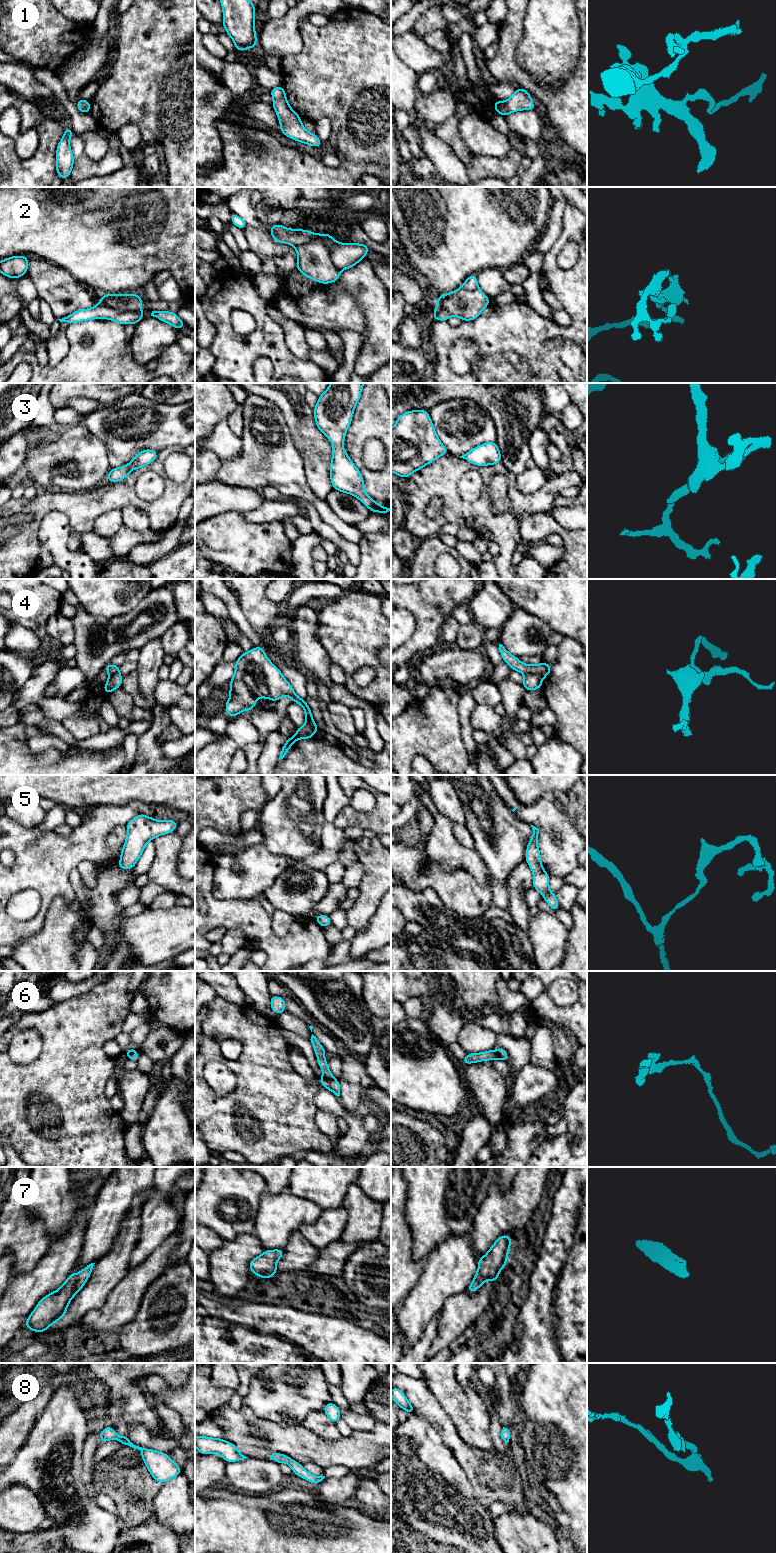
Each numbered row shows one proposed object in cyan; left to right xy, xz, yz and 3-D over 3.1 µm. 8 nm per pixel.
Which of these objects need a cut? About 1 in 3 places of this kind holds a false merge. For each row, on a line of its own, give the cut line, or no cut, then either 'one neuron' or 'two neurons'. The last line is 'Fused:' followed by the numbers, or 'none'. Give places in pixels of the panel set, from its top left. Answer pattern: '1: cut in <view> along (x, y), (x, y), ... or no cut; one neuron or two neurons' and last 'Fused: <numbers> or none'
1: no cut; one neuron
2: cut in xy along (101, 302), (119, 311), (140, 309); two neurons
3: no cut; one neuron
4: cut in yz along (526, 673), (538, 673), (542, 677); two neurons
5: no cut; one neuron
6: no cut; one neuron
7: no cut; one neuron
8: no cut; one neuron
Fused: 2, 4

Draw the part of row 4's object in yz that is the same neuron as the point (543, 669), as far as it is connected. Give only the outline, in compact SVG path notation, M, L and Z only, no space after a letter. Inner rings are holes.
M499 644L499 652L503 658L503 661L506 662L512 668L512 670L518 671L522 674L536 673L542 677L547 677L552 670L552 667L545 661L542 661L538 665L522 663L519 658L510 654L502 644Z

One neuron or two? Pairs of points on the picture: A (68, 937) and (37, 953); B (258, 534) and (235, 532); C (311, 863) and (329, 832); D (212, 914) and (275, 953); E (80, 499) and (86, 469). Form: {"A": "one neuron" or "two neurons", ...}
{"A": "one neuron", "B": "one neuron", "C": "one neuron", "D": "one neuron", "E": "two neurons"}

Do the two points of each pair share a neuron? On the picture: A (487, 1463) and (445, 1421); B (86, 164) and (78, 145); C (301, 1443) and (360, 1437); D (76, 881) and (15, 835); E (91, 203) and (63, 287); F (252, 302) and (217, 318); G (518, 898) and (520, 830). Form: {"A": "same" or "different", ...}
{"A": "same", "B": "different", "C": "same", "D": "different", "E": "different", "F": "same", "G": "different"}

